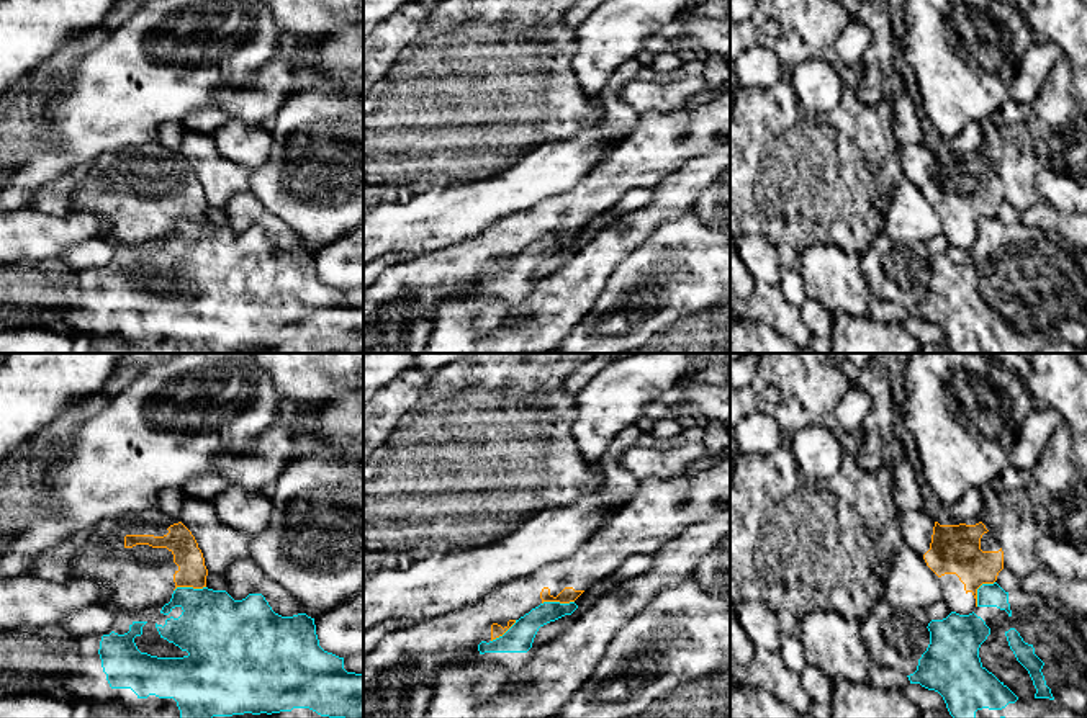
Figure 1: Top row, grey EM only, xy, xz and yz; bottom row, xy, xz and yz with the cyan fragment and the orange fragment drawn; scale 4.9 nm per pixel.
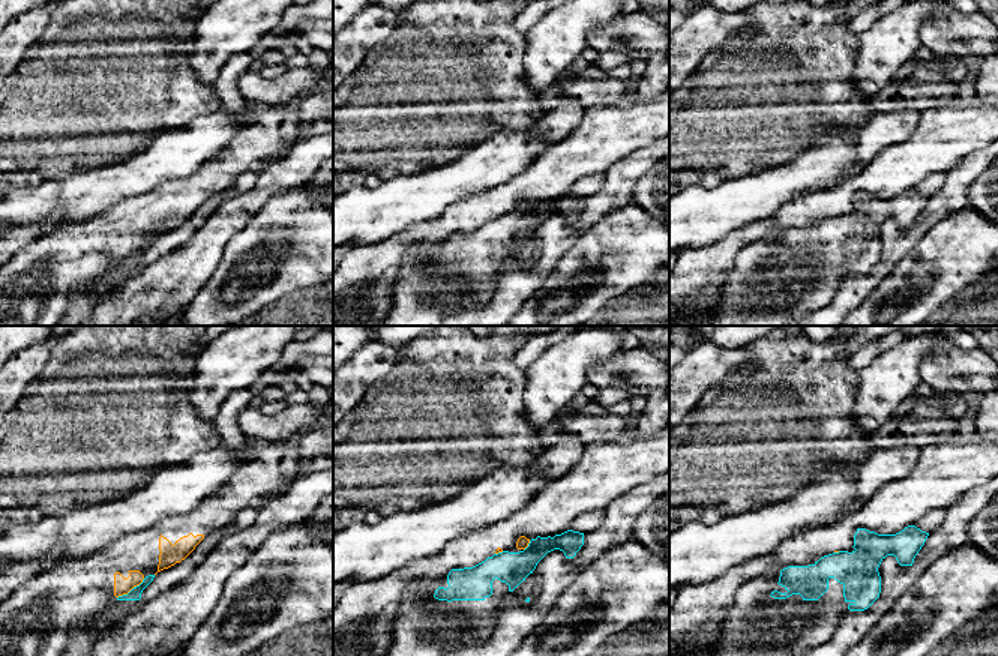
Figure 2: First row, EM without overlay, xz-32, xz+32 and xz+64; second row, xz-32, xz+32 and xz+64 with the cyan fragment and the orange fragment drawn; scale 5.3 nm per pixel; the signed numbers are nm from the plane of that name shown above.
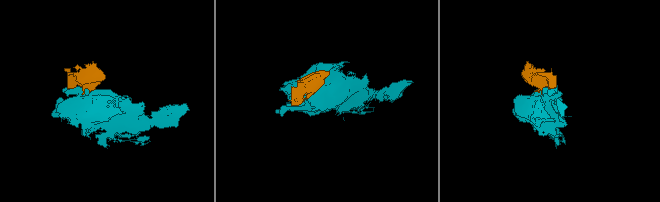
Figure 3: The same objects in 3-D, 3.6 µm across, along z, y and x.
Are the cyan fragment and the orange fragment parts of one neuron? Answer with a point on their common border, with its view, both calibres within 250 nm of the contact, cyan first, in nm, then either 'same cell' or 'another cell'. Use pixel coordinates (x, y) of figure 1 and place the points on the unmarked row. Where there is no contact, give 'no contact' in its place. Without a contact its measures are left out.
yz (978, 223) | 110/240 nm | another cell

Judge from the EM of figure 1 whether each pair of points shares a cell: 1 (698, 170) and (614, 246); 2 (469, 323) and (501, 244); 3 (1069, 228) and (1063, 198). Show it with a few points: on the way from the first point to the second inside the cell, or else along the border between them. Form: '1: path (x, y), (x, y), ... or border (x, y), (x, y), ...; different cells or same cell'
1: path (676, 192), (635, 231); same cell
2: border (475, 295), (467, 300), (447, 301), (439, 309); different cells
3: border (1043, 200), (1069, 213); different cells

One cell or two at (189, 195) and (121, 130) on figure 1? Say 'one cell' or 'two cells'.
two cells

